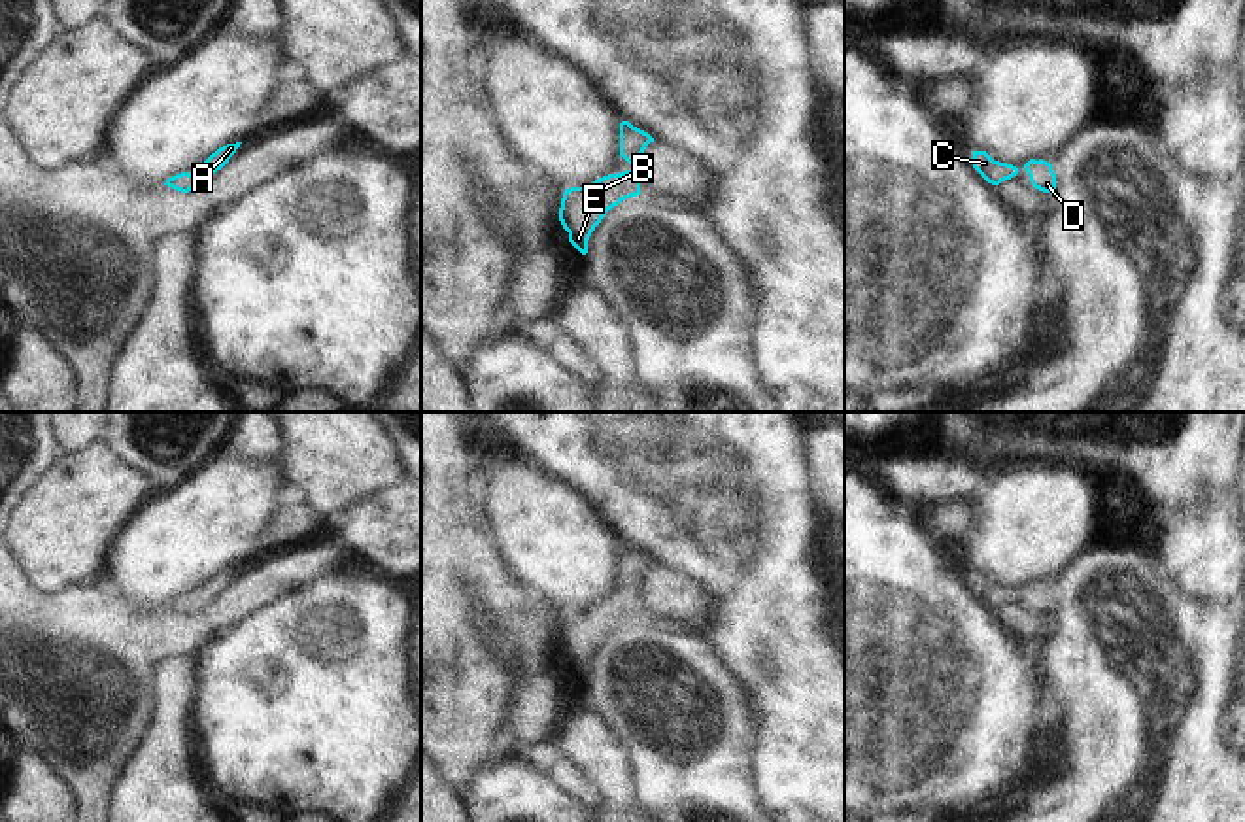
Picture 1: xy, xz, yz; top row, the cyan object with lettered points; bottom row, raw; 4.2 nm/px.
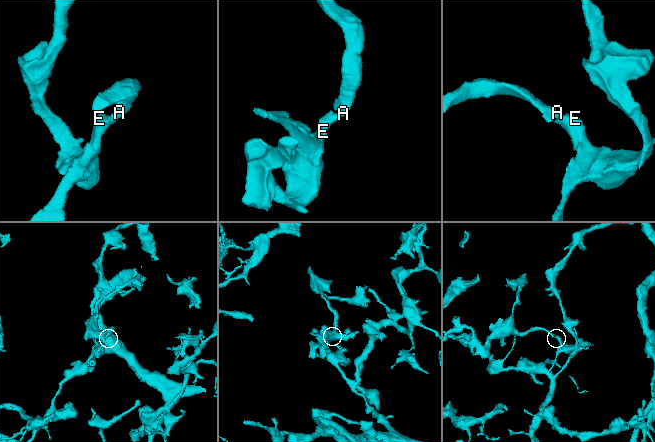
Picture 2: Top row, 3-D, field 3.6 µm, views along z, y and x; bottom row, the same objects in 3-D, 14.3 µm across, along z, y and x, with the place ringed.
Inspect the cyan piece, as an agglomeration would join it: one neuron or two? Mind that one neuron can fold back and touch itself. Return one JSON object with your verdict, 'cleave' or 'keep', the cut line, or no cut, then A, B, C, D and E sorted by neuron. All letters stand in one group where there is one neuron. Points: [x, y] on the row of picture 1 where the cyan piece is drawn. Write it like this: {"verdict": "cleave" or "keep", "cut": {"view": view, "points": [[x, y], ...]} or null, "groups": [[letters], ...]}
{"verdict": "keep", "cut": null, "groups": [["A", "B", "C", "D", "E"]]}

